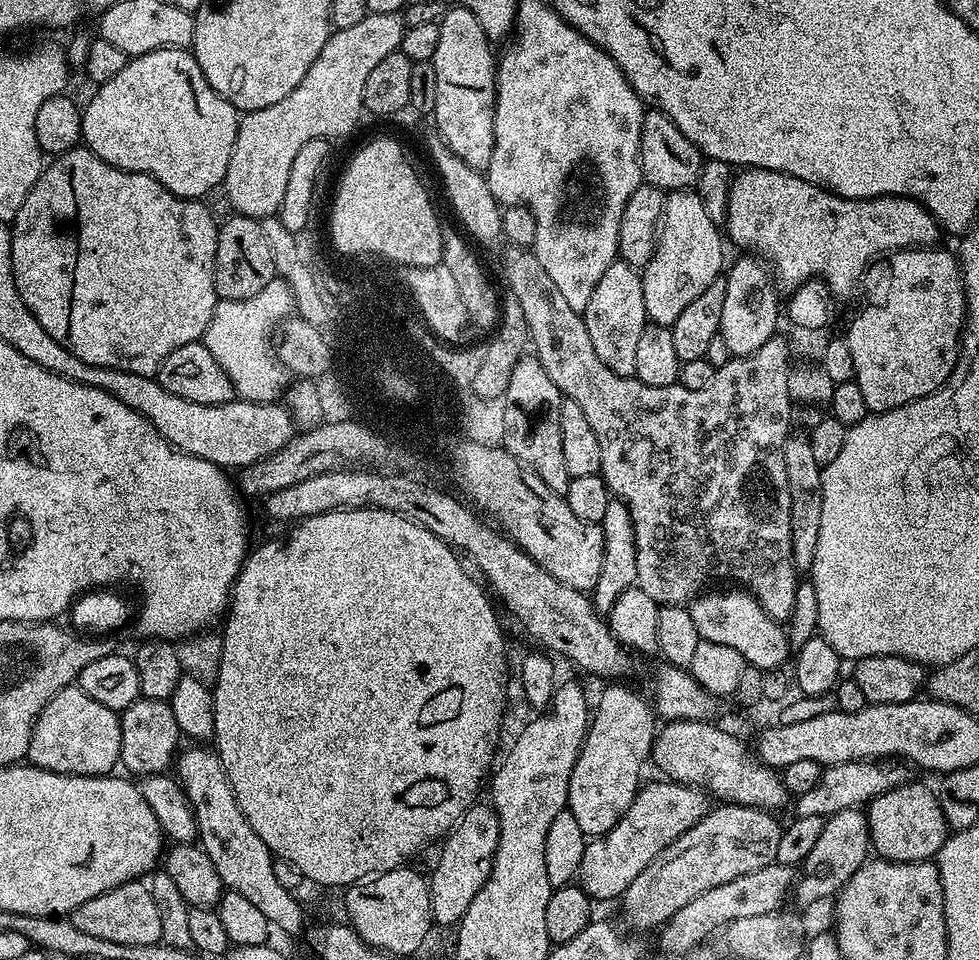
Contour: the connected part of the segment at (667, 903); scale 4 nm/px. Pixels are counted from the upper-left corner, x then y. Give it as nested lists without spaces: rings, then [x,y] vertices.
[[[721,803],[713,807],[690,830],[686,830],[670,846],[657,854],[654,862],[630,882],[622,897],[624,908],[628,911],[628,920],[640,928],[656,928],[668,923],[668,919],[686,902],[698,898],[698,894],[706,894],[706,890],[714,890],[714,886],[722,886],[722,882],[730,882],[734,878],[742,878],[742,874],[750,874],[754,870],[762,870],[762,866],[773,863],[778,854],[778,838],[782,824],[775,820],[771,811],[762,808],[751,808],[745,804]]]

